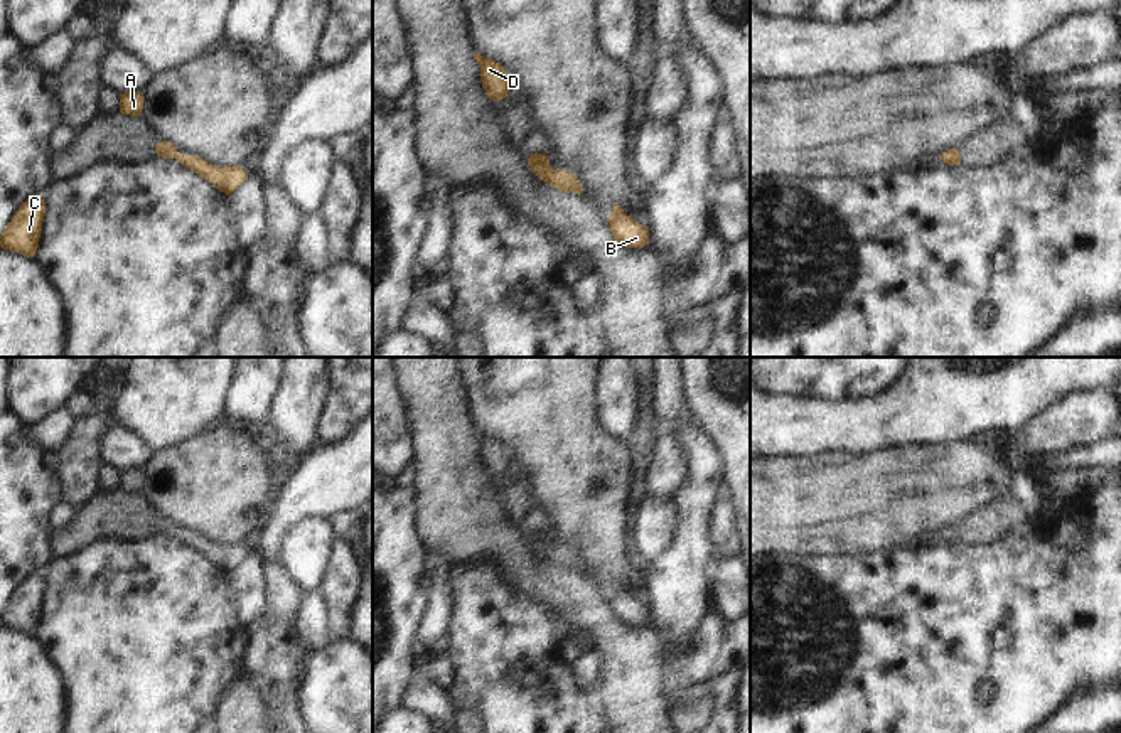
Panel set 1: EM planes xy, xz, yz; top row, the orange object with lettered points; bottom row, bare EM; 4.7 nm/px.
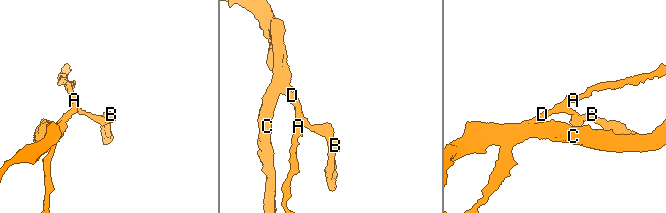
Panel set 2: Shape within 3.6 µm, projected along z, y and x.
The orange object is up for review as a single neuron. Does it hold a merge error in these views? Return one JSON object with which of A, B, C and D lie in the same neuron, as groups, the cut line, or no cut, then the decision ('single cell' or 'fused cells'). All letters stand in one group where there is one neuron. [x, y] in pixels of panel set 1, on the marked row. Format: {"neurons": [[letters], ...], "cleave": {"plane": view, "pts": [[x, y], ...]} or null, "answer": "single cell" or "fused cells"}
{"neurons": [["A", "B", "C", "D"]], "cleave": null, "answer": "single cell"}

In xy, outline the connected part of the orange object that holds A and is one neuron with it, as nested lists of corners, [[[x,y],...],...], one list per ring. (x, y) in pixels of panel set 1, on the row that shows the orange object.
[[[128,91],[120,98],[120,113],[130,116],[140,116],[143,110],[143,96],[142,91]]]

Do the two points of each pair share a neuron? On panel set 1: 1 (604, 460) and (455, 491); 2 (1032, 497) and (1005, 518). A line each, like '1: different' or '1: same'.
1: different
2: different

